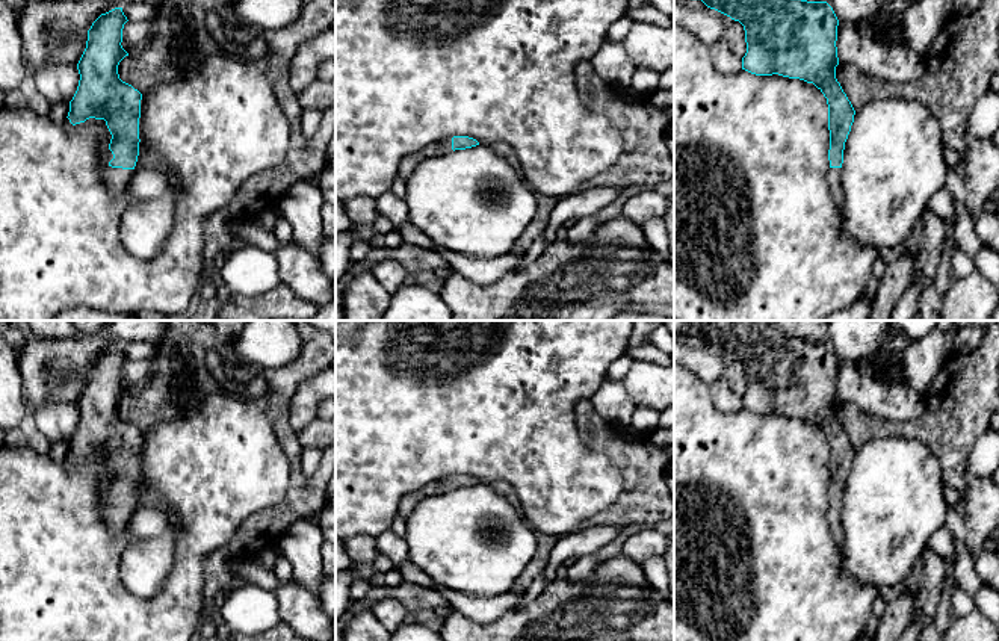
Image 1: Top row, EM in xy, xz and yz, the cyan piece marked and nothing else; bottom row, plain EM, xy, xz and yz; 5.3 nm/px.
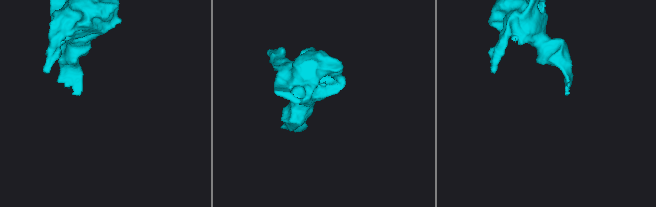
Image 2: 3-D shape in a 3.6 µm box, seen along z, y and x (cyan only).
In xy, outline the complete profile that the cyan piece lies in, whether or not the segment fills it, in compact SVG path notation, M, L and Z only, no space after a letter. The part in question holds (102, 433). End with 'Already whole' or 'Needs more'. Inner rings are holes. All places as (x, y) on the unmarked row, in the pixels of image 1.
M115 346L92 361L86 387L77 402L80 419L66 455L73 464L89 457L106 460L112 478L103 487L103 516L115 534L128 523L141 481L142 432L118 413L119 401L128 395L121 384L127 360L122 346Z. Needs more

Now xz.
M453 475L444 479L429 482L425 487L404 496L399 502L397 514L407 522L407 519L414 511L414 508L426 497L431 497L435 494L444 494L450 490L465 488L476 484L479 484L479 481L469 475Z. Needs more

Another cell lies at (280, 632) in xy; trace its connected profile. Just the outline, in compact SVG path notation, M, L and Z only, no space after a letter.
M280 621L272 629L258 635L231 632L227 641L310 641L298 635L289 624Z

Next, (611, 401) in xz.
M605 379L591 398L591 404L605 420L614 426L629 426L636 405L621 381Z

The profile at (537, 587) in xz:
M543 573L530 584L530 587L524 591L523 597L517 602L517 605L511 611L518 611L532 603L544 591L546 585L547 582Z

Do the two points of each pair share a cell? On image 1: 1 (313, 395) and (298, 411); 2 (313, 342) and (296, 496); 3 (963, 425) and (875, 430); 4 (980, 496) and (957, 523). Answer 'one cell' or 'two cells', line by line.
1: one cell
2: one cell
3: one cell
4: two cells

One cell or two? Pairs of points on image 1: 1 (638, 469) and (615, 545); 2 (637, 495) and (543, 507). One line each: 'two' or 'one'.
1: two
2: two

